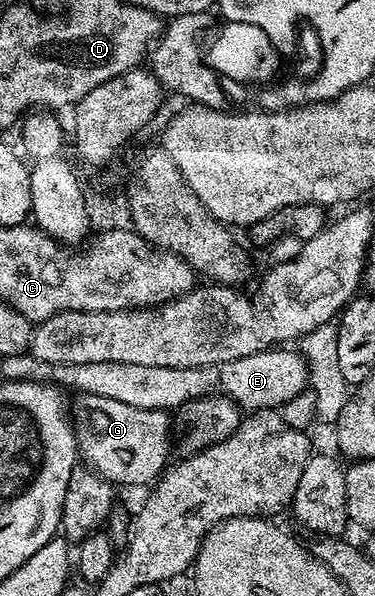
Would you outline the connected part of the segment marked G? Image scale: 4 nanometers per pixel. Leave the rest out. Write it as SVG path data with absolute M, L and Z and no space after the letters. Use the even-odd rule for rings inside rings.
M81 394L76 399L71 404L71 423L77 433L77 451L85 448L81 460L114 486L152 485L170 463L169 452L165 449L165 427L169 424L170 413L127 406L127 402L115 402L115 398Z

